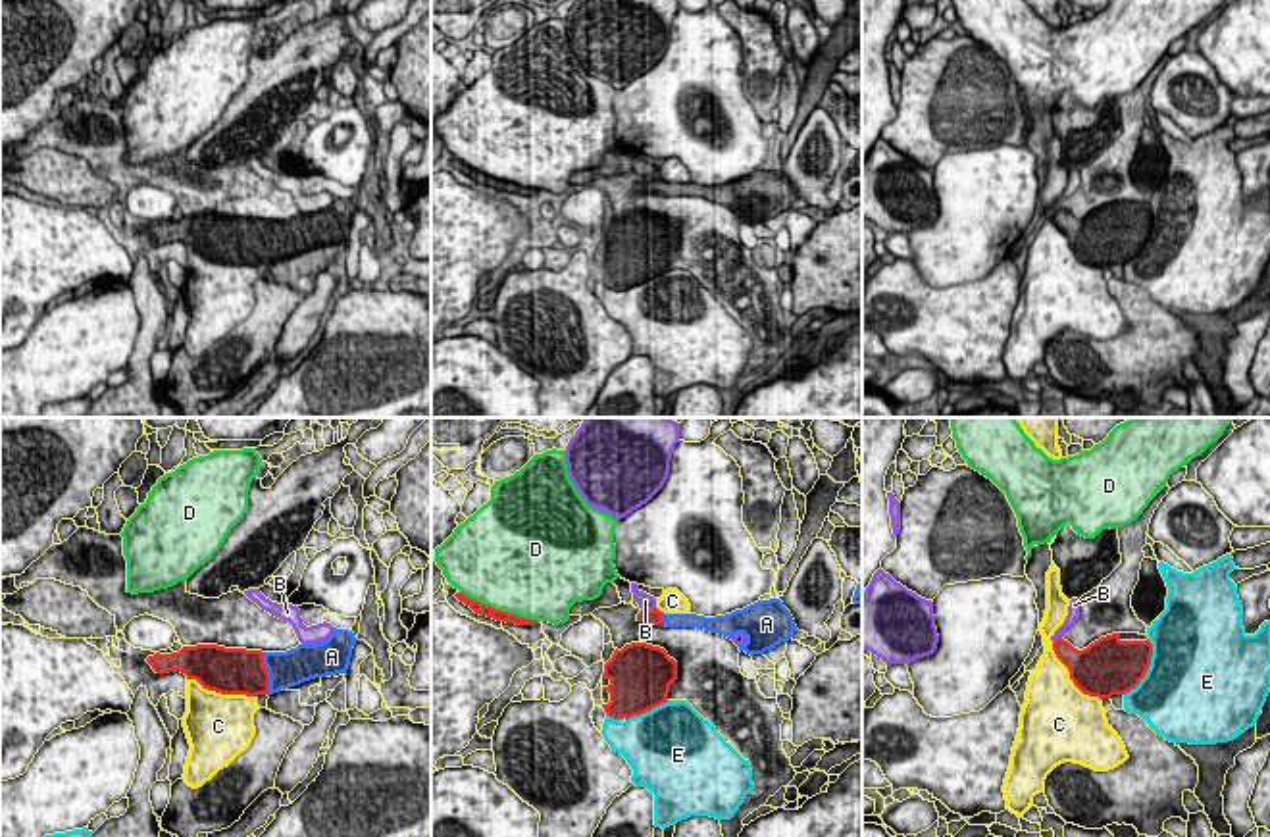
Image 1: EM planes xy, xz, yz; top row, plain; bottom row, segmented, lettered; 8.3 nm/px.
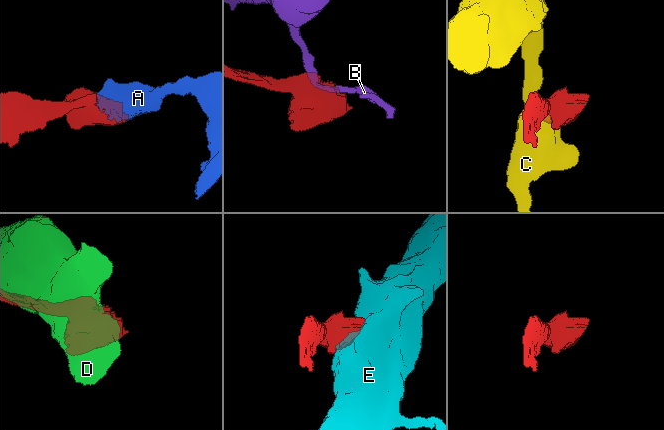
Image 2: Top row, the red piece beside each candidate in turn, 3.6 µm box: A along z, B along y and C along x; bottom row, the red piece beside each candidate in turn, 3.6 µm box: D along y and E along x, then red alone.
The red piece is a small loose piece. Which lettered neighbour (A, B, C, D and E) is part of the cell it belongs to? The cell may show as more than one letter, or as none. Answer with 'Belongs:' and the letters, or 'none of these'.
Belongs: A

